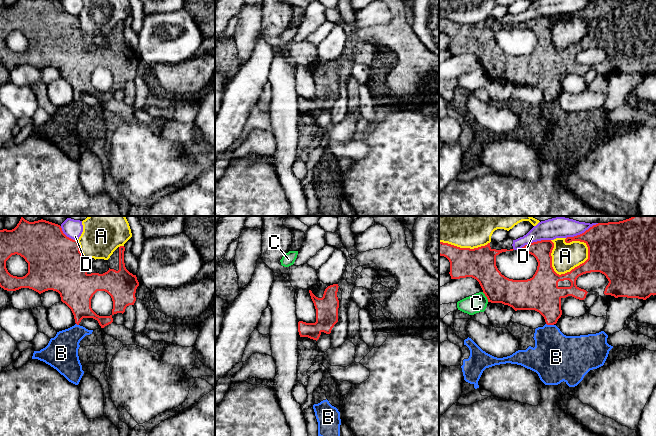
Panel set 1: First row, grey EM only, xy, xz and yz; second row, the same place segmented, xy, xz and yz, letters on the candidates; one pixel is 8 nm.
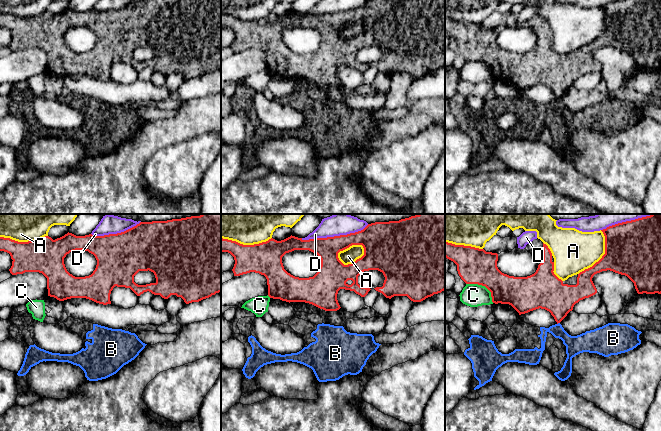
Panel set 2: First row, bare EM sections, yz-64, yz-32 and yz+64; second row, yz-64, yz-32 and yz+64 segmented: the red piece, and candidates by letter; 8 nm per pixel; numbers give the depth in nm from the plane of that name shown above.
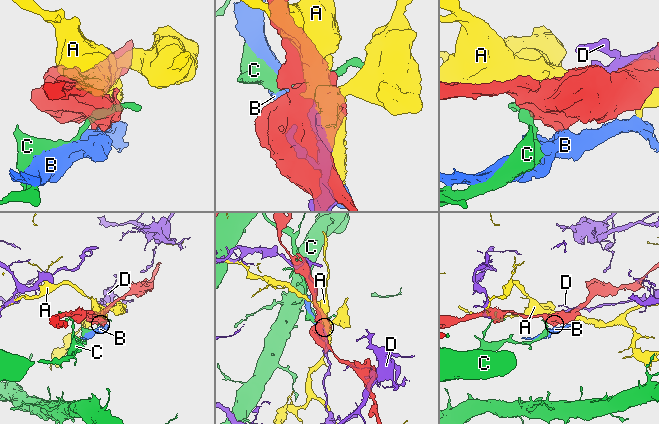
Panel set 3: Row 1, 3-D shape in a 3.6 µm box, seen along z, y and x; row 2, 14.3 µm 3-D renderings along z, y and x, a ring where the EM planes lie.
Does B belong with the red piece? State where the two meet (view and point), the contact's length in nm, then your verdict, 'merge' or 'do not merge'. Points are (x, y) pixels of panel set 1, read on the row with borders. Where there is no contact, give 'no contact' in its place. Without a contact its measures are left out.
yz (550, 324) | 70 nm | do not merge

